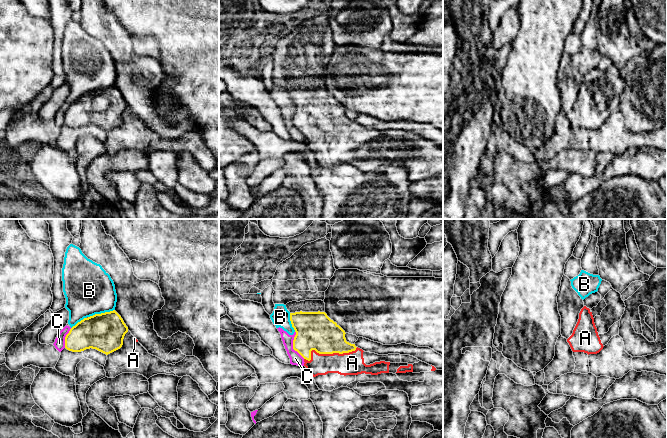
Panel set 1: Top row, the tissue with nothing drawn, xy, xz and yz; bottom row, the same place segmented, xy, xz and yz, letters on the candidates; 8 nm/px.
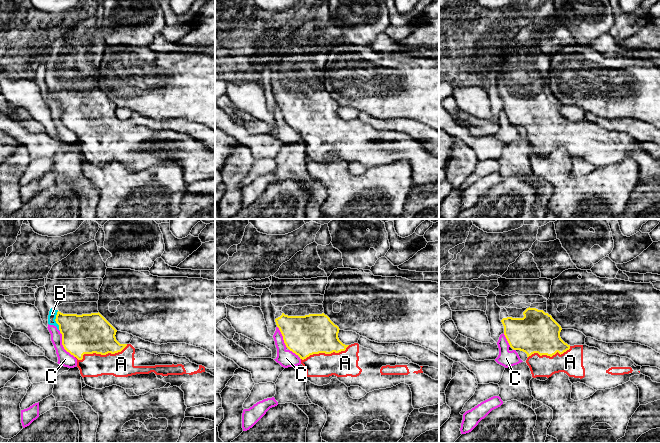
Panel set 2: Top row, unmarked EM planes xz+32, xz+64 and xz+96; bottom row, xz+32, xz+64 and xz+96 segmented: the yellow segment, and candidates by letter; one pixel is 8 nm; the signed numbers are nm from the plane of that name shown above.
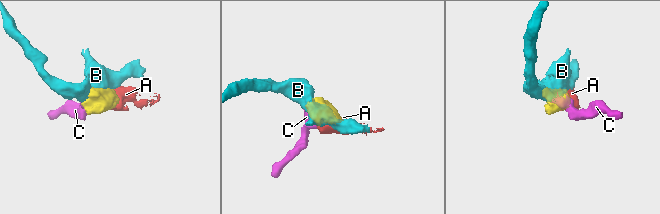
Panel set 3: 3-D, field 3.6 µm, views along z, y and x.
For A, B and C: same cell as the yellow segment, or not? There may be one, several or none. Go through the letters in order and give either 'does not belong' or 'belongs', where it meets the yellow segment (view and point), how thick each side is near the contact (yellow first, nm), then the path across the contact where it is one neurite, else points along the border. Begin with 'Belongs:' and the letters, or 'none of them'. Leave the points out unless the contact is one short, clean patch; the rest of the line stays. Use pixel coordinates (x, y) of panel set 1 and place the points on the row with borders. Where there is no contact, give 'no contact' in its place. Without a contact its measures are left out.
Belongs: A
A: belongs | xz (327, 353) | 300/190 nm
B: does not belong | xy (101, 313) | 300/400 nm
C: does not belong | xz (293, 345) | 300/100 nm | along xz (295, 331), (293, 348), (304, 358)

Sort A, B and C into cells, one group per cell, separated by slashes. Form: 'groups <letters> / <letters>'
groups A / B C

